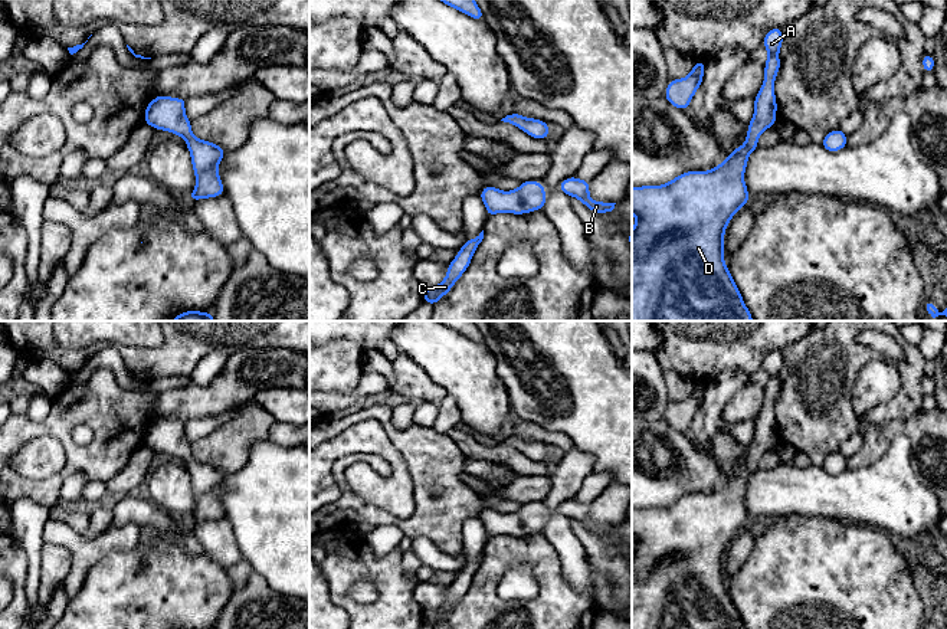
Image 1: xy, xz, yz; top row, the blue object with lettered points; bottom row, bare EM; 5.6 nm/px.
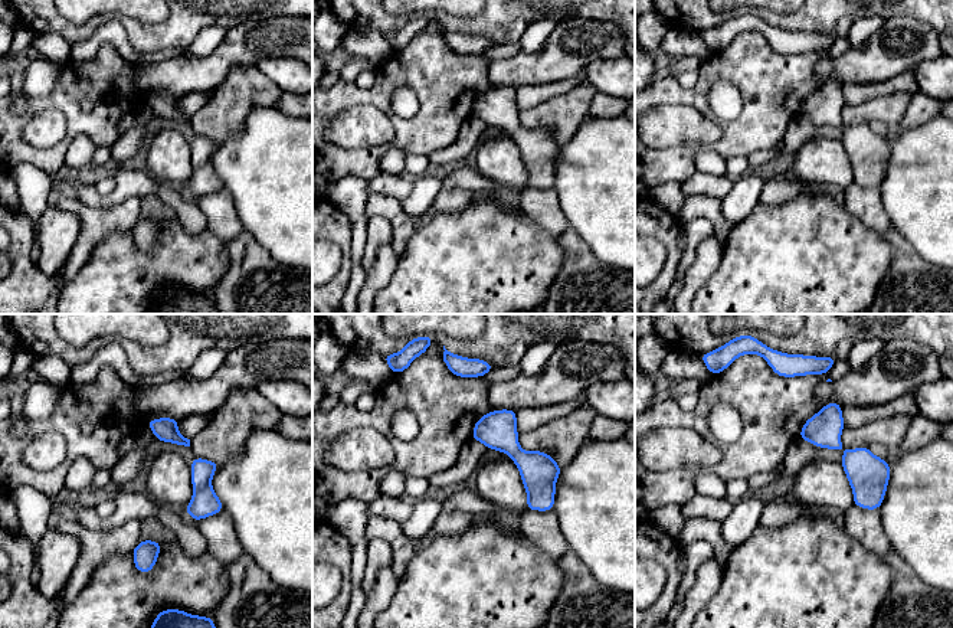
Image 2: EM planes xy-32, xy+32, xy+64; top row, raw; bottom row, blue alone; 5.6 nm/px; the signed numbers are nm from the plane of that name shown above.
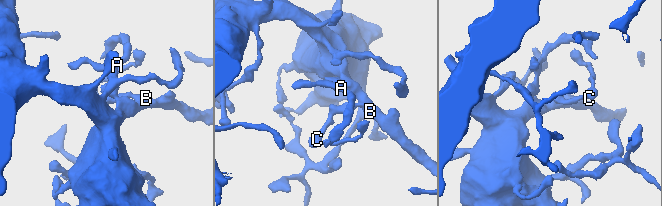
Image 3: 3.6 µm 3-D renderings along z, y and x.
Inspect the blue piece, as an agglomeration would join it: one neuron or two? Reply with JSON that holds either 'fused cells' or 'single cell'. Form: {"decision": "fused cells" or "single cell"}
{"decision": "single cell"}

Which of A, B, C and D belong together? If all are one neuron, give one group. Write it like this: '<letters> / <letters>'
A B C D

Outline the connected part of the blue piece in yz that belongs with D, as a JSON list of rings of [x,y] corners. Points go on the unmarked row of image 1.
[[[781,350],[770,351],[763,367],[769,379],[763,407],[754,419],[754,438],[748,443],[746,465],[708,494],[685,494],[666,507],[632,510],[632,535],[636,540],[632,551],[632,629],[747,629],[724,586],[724,554],[733,538],[750,522],[744,495],[750,476],[758,471],[757,461],[777,443],[774,403],[780,393]]]

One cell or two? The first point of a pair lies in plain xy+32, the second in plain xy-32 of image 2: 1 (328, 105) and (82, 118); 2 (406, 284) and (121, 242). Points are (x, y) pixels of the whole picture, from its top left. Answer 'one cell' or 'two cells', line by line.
1: one cell
2: one cell

